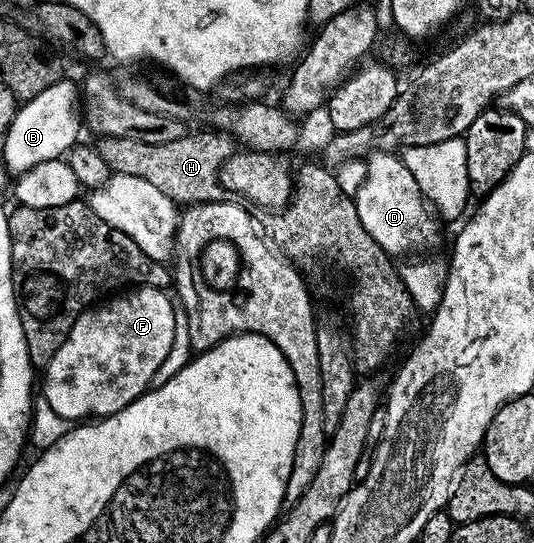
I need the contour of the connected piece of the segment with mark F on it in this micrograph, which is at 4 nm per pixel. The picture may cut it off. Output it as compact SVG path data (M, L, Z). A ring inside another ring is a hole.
M145 286L126 291L107 303L99 302L87 307L72 325L60 349L56 349L52 361L46 364L46 380L43 383L41 380L40 391L60 417L71 421L90 421L95 417L115 415L139 399L153 384L156 369L160 369L164 357L168 357L168 349L172 349L172 333L176 329L176 320L172 318L175 300L166 296L161 286Z

